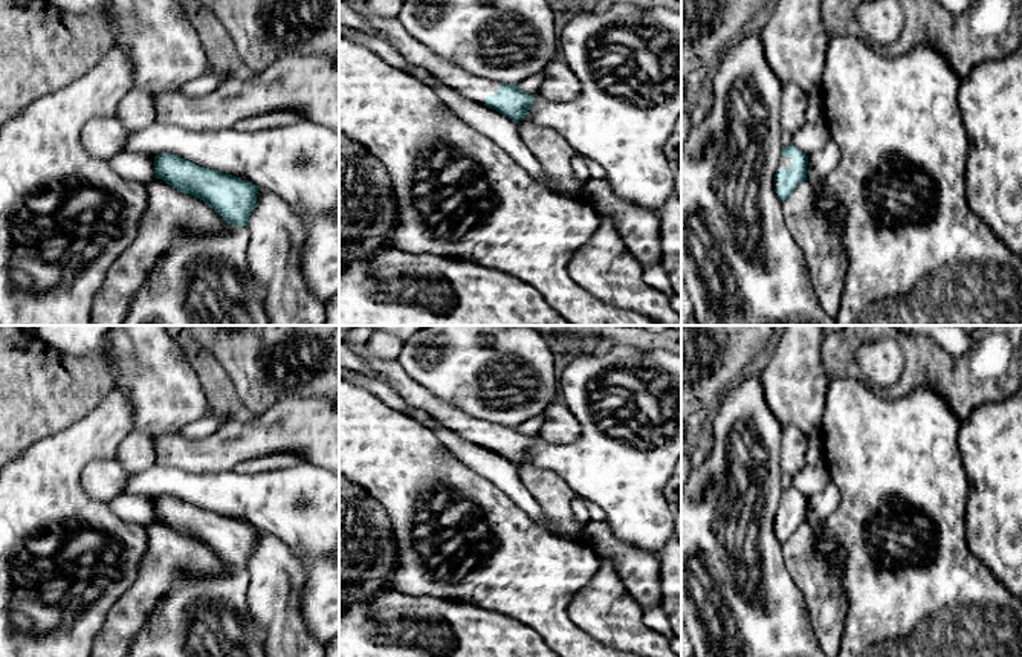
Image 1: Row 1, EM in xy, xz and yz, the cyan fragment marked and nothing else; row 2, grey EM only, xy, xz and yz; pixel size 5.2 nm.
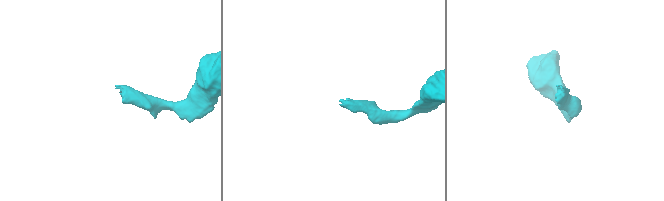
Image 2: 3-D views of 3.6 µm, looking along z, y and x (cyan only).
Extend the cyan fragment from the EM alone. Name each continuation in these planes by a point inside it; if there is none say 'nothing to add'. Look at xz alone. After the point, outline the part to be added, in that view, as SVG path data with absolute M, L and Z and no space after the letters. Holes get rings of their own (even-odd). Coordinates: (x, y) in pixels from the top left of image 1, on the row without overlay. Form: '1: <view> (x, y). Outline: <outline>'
1: xz (475, 430). Outline: M365 344L351 345L350 348L373 373L379 374L388 385L391 385L406 403L412 408L426 411L445 428L457 432L460 437L484 446L487 437L496 435L498 425L475 419L451 402L434 396L423 385L412 380L397 359L386 361L373 358Z

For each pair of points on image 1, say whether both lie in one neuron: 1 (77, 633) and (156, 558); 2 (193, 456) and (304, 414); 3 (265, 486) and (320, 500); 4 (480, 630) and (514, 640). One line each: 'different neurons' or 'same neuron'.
1: different neurons
2: same neuron
3: same neuron
4: same neuron

